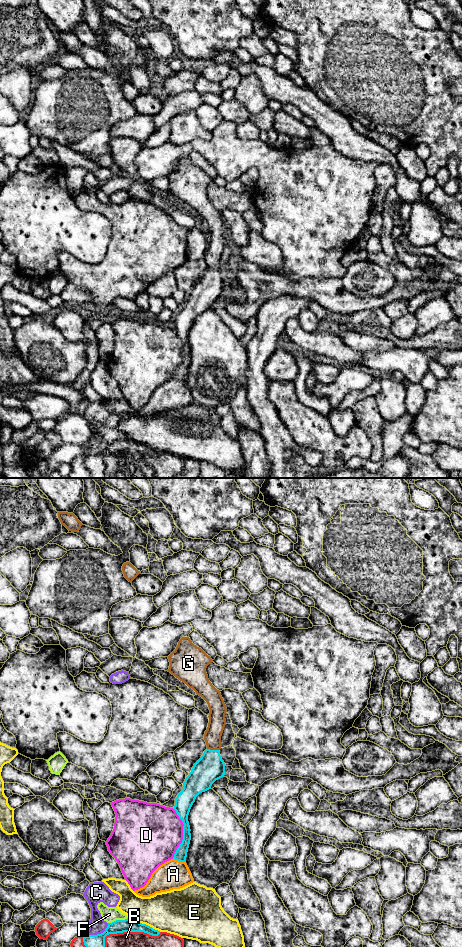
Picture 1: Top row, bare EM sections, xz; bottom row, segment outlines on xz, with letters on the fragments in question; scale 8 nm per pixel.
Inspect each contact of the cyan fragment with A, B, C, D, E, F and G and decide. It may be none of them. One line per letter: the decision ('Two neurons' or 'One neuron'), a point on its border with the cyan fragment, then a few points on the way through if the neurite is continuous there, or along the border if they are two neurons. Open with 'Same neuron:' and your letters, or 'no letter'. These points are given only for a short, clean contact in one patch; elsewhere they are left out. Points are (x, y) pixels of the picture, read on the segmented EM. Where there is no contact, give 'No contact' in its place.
Same neuron: G
A: Two neurons. Touches cyan at xz (179, 860)
B: Two neurons. Touches cyan at xz (128, 931)
C: Two neurons. Touches cyan at xz (97, 934)
D: Two neurons. Touches cyan at xz (183, 834)
E: Two neurons. Touches cyan at xz (144, 924)
F: Two neurons. Touches cyan at xz (117, 920). Boundary: xz (127, 917), (108, 923)
G: One neuron. Touches cyan at xz (213, 750). Path across: xz (210, 767), (213, 750), (213, 733), (217, 721)

